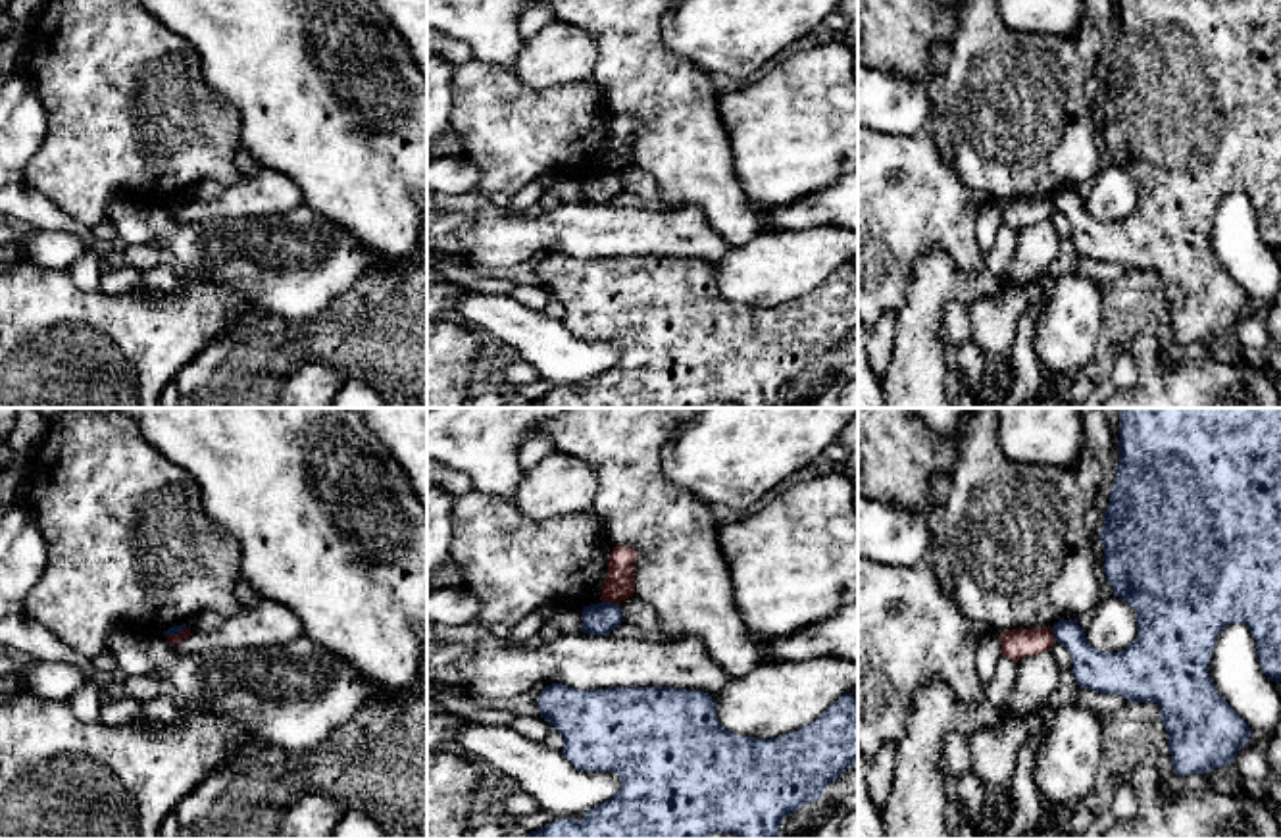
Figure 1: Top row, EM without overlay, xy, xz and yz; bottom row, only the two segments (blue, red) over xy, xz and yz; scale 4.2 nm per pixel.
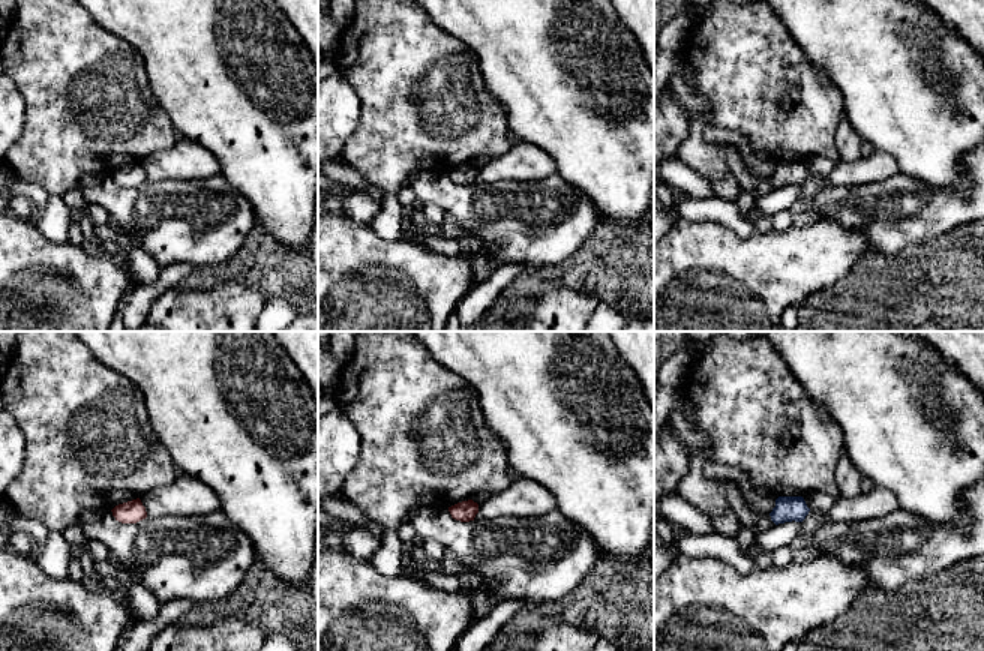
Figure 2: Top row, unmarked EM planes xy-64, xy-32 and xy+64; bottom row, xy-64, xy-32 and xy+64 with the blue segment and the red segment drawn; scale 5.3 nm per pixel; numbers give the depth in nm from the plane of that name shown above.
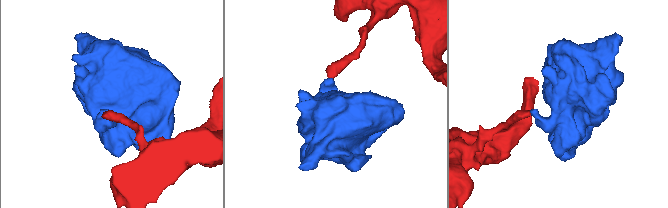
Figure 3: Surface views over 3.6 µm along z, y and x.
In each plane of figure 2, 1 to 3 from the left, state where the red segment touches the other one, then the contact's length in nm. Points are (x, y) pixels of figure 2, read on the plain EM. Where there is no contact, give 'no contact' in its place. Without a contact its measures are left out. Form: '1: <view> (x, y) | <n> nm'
1: no contact
2: no contact
3: no contact

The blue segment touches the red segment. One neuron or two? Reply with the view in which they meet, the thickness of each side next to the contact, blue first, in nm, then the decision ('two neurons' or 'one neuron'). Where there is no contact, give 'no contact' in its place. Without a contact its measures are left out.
meets blue in xz; 130 nm thick on the blue side, 120 nm on the other; two neurons

